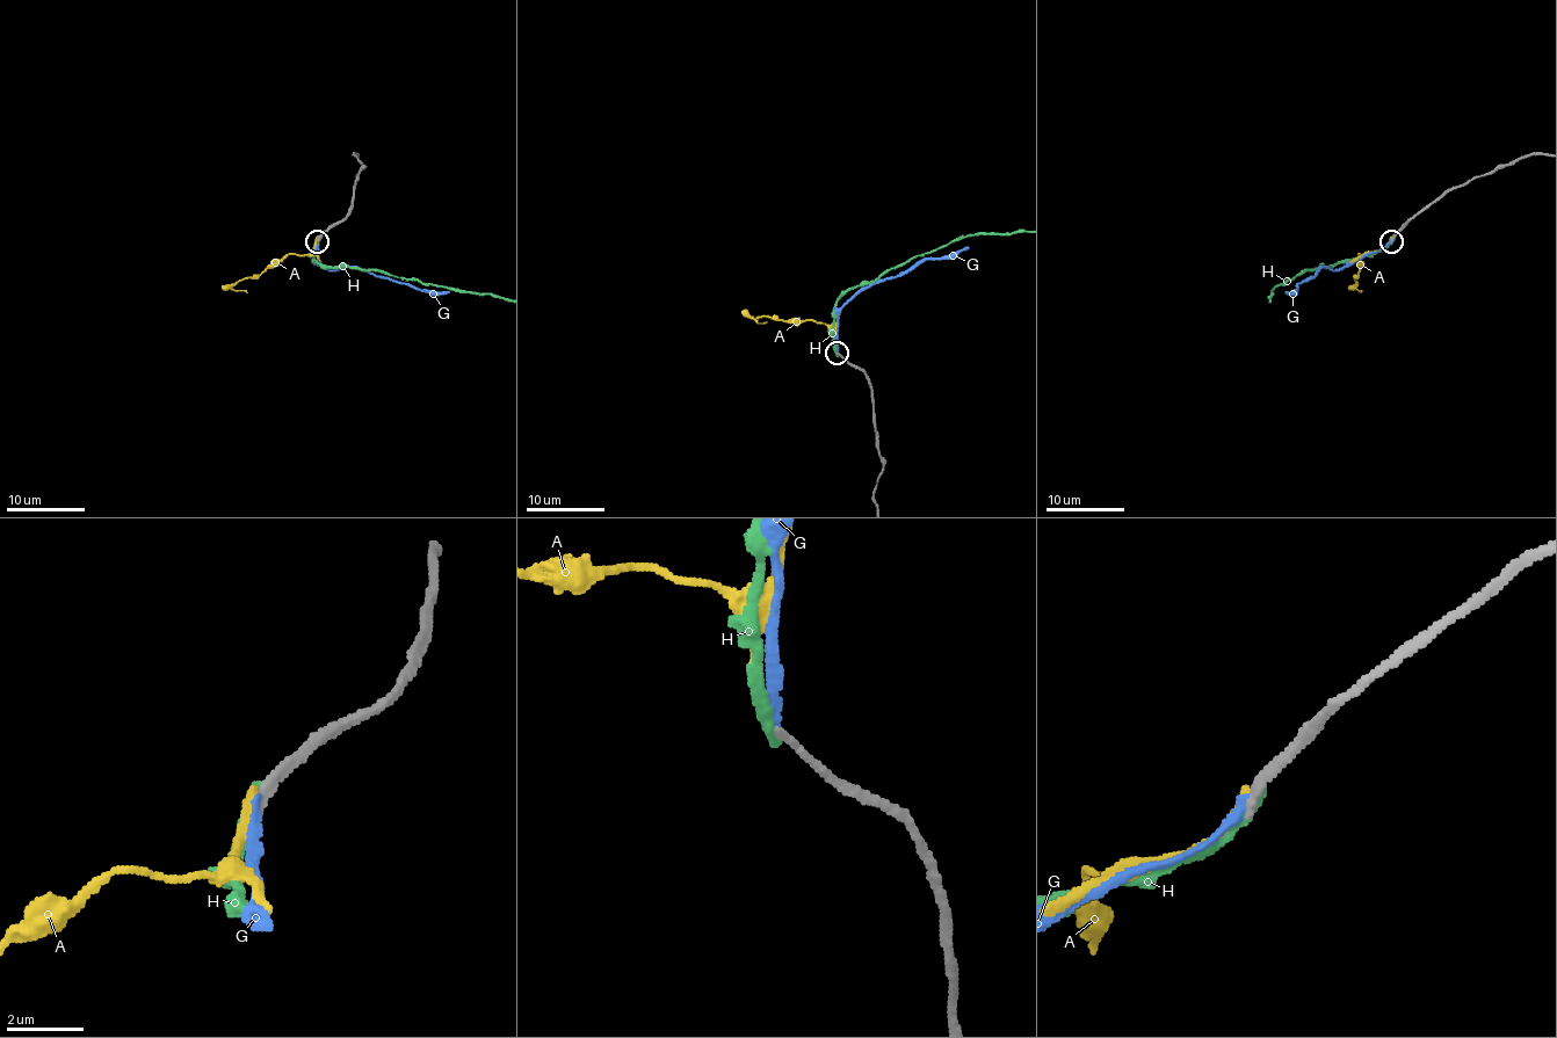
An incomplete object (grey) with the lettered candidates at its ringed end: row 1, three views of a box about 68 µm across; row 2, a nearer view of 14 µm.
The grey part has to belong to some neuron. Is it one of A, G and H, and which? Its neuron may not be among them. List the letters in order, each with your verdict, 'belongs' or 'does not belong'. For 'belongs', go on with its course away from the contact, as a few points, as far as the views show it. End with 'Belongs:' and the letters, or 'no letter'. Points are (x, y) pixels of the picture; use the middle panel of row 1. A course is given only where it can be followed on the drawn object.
A: does not belong
G: does not belong
H: does not belong
Belongs: no letter

